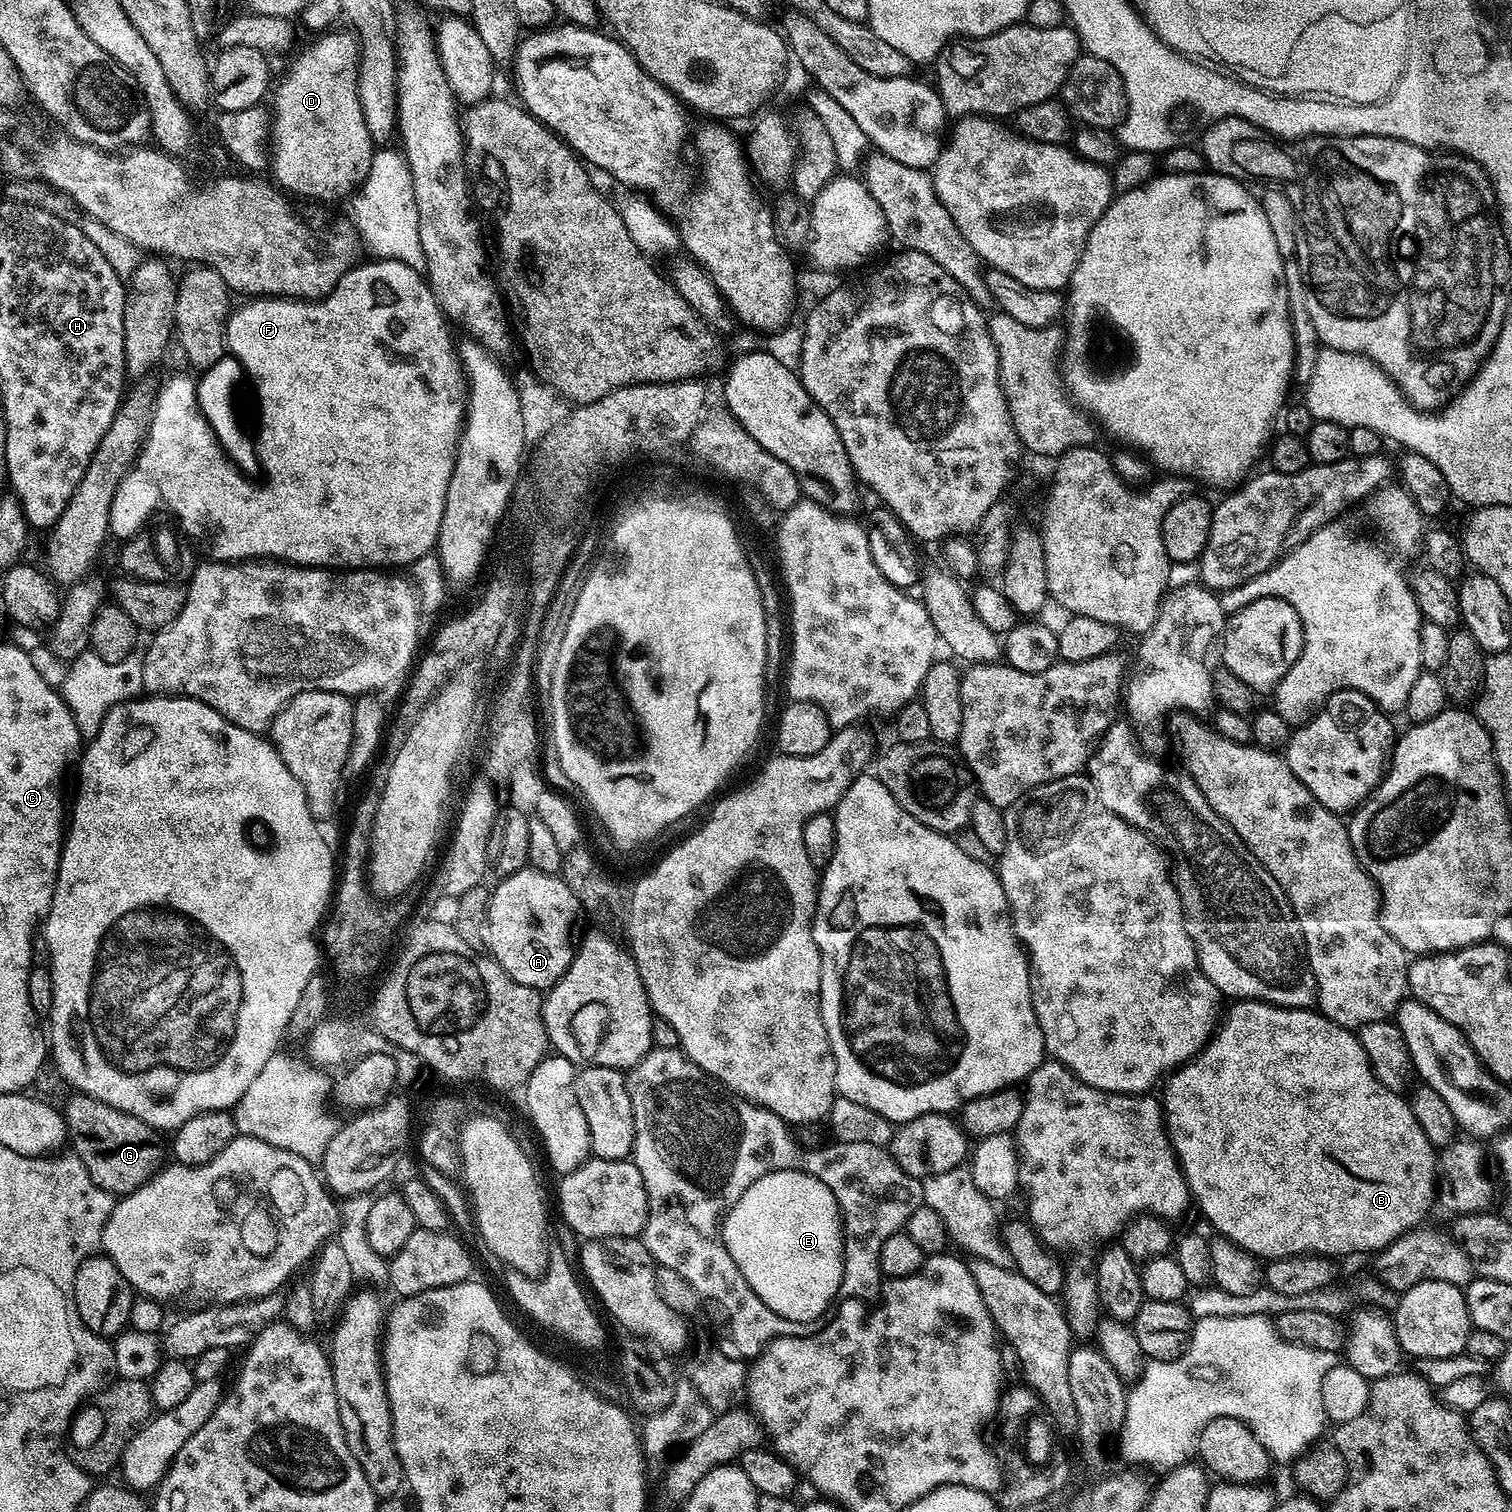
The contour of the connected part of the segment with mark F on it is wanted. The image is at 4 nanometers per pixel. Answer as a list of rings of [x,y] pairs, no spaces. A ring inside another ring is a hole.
[[[377,259],[376,264],[367,264],[361,262],[355,268],[351,268],[348,273],[338,282],[338,286],[329,296],[324,297],[319,302],[297,302],[291,298],[256,298],[251,302],[244,302],[240,309],[233,311],[228,317],[228,331],[226,333],[226,348],[229,353],[237,360],[246,373],[247,379],[252,379],[256,383],[256,400],[260,403],[260,433],[254,436],[256,453],[259,456],[260,466],[263,475],[268,475],[268,481],[261,488],[255,488],[251,479],[241,475],[239,469],[232,464],[231,460],[225,455],[219,442],[216,440],[212,428],[205,420],[196,400],[196,387],[194,380],[188,376],[176,376],[173,380],[168,380],[164,384],[164,389],[158,392],[158,397],[154,402],[152,412],[152,424],[148,428],[148,439],[144,442],[144,447],[140,449],[139,456],[136,457],[136,463],[132,469],[124,475],[122,482],[118,486],[118,490],[114,494],[114,502],[110,502],[110,522],[108,523],[108,531],[113,537],[127,538],[136,535],[145,527],[144,519],[152,512],[152,507],[161,500],[174,515],[180,519],[180,524],[184,527],[183,535],[185,537],[193,536],[206,551],[209,552],[211,559],[216,562],[252,562],[257,558],[271,558],[276,562],[287,562],[297,566],[307,566],[309,568],[326,568],[329,570],[388,570],[393,566],[391,564],[403,564],[409,566],[423,555],[431,553],[436,547],[436,539],[440,533],[440,523],[442,522],[442,514],[444,513],[444,503],[446,502],[446,490],[450,482],[450,474],[454,470],[454,462],[456,461],[456,447],[460,444],[460,434],[466,423],[466,401],[469,395],[468,381],[464,371],[464,365],[460,362],[460,354],[457,345],[452,345],[452,336],[448,333],[450,329],[449,321],[446,319],[443,310],[440,309],[440,303],[436,301],[431,287],[423,275],[417,269],[406,266],[397,260],[381,260]]]

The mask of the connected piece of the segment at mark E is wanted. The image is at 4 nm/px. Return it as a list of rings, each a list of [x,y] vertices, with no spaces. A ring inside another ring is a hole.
[[[777,1169],[756,1179],[721,1221],[723,1244],[742,1276],[764,1305],[788,1321],[805,1324],[820,1320],[830,1302],[840,1293],[844,1273],[844,1234],[836,1228],[836,1212],[832,1196],[820,1188],[816,1179],[792,1169]]]

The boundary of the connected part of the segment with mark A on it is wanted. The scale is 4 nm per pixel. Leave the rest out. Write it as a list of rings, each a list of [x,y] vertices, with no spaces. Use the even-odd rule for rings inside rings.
[[[531,866],[503,877],[497,884],[500,885],[496,889],[493,887],[488,897],[487,951],[500,963],[502,970],[514,978],[514,982],[537,990],[553,988],[566,974],[574,955],[572,923],[576,920],[576,912],[578,916],[581,911],[578,898],[559,875],[539,872]]]

